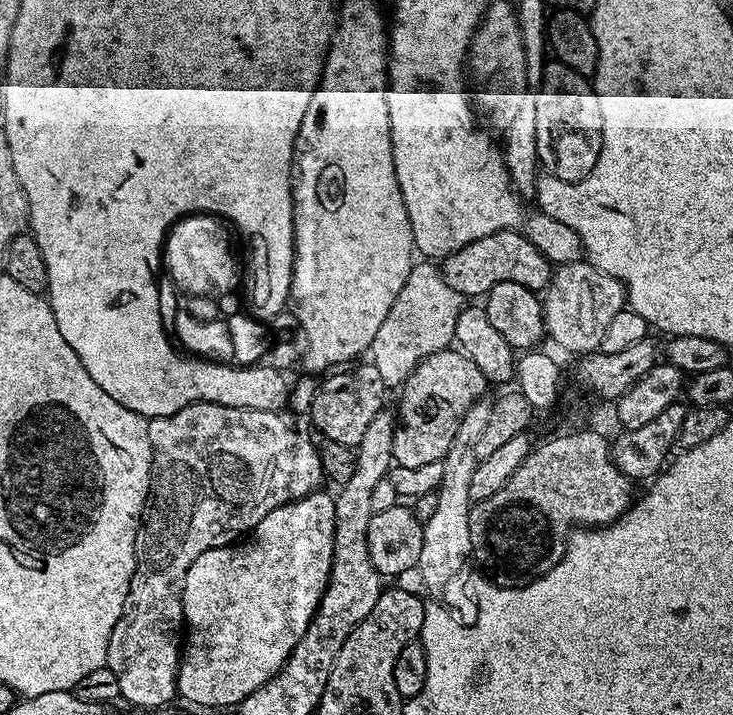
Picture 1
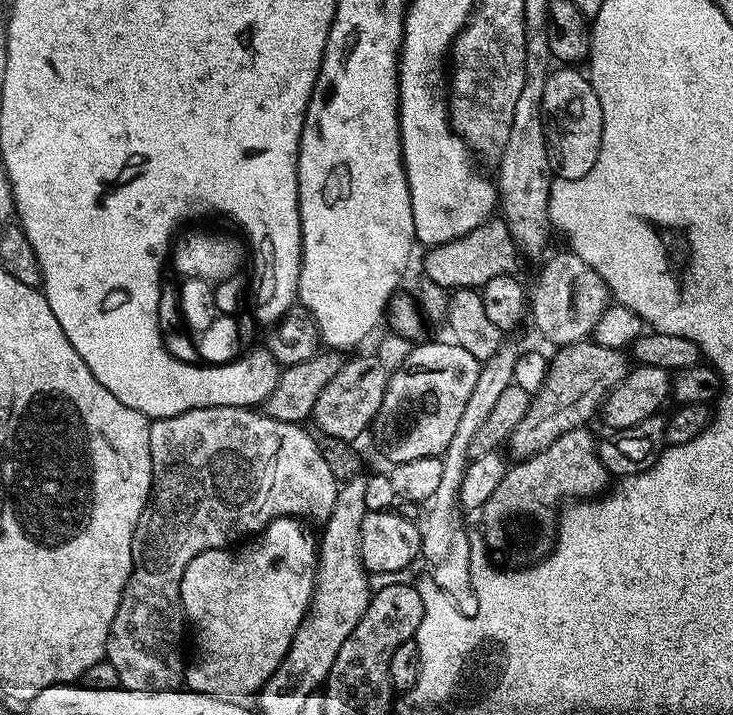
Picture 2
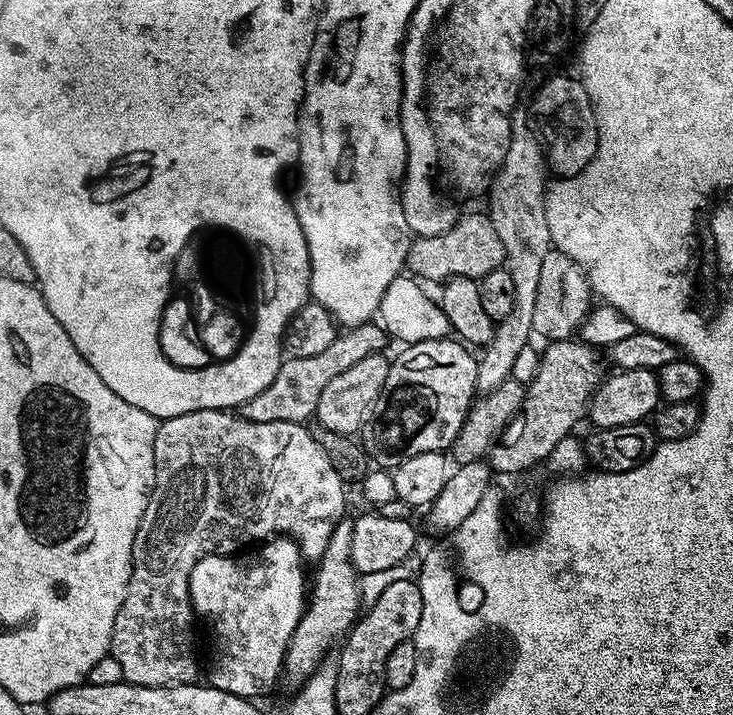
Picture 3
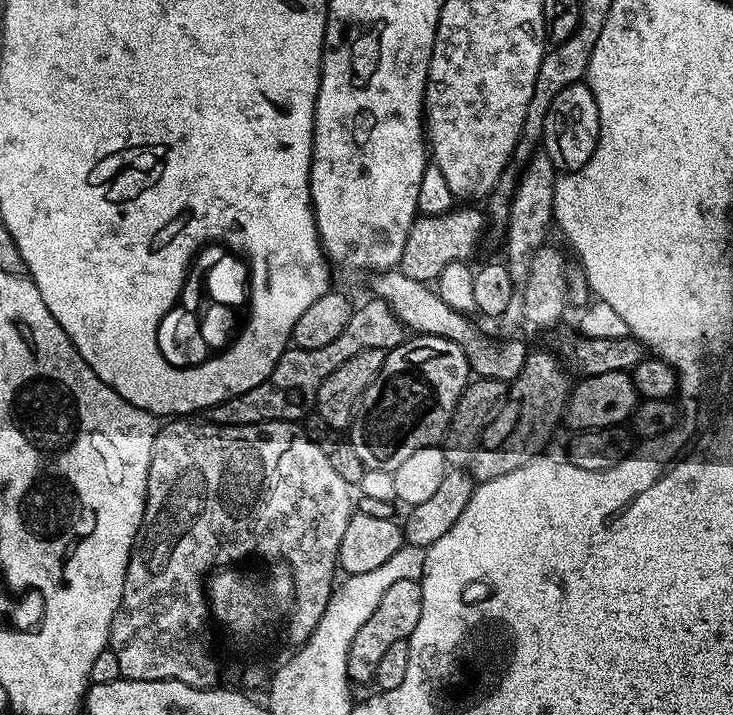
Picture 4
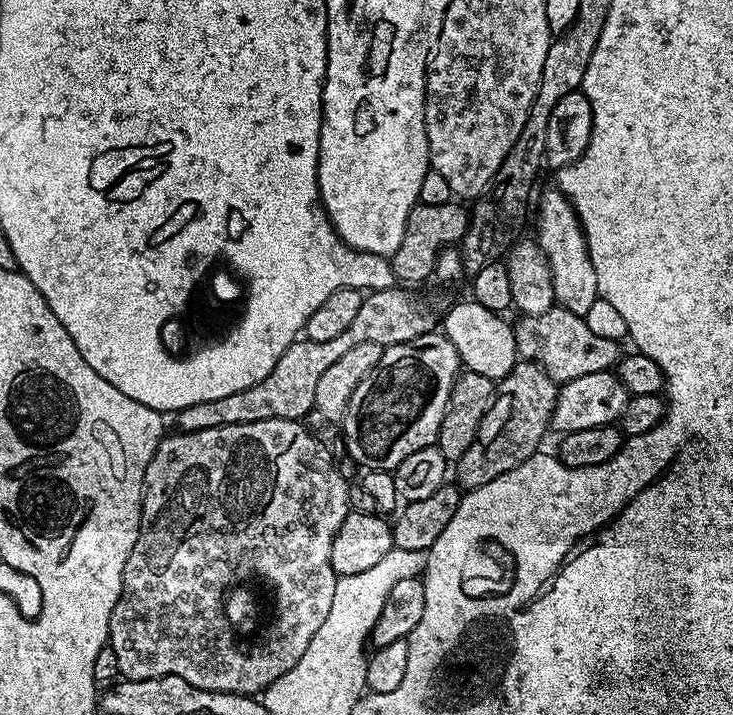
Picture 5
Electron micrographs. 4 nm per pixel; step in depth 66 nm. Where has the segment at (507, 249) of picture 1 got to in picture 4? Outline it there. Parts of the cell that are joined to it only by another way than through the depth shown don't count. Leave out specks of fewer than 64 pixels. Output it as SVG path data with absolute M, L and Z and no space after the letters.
M456 206L441 216L417 215L410 226L406 246L402 246L398 271L406 274L406 278L414 278L418 282L428 284L436 281L447 263L471 261L480 239L484 236L484 224L486 225L485 213L476 208L479 207Z

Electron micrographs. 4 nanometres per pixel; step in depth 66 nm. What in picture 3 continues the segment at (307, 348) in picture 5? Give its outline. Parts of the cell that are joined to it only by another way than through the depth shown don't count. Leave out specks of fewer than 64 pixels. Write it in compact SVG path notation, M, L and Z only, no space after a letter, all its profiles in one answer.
M379 323L359 324L357 328L341 331L322 354L314 354L310 358L285 359L281 363L278 374L274 374L274 382L262 390L262 394L254 394L250 402L241 404L239 416L250 422L294 422L297 426L313 419L318 406L318 397L333 378L338 378L342 370L350 370L354 362L362 362L362 358L374 356L385 351L386 333Z

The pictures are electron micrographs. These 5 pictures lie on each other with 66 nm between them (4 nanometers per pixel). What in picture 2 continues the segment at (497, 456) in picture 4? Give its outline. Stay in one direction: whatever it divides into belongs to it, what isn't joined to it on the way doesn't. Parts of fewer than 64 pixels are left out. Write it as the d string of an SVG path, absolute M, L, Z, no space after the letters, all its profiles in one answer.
M595 339L580 340L555 349L548 362L548 373L542 386L532 396L518 430L510 434L506 452L513 461L519 462L534 454L542 454L546 446L558 442L562 434L575 428L585 427L595 412L601 411L604 400L616 390L618 382L630 374L630 356L627 351L602 346Z

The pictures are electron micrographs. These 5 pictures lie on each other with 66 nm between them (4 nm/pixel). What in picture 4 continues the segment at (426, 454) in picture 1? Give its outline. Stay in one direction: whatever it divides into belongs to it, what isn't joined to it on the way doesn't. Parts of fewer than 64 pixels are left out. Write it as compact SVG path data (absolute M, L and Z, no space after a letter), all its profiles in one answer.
M416 334L391 349L384 357L384 365L374 387L365 392L358 415L350 425L352 445L354 450L358 450L358 458L362 458L365 469L393 472L402 466L402 462L406 462L406 458L410 458L410 454L439 445L444 439L444 433L448 431L448 423L452 421L460 395L469 383L468 355L452 340Z

